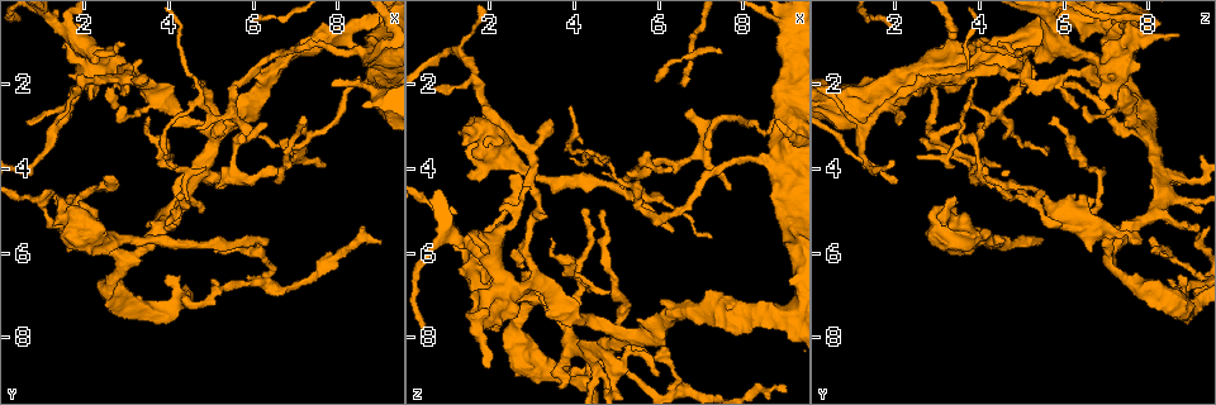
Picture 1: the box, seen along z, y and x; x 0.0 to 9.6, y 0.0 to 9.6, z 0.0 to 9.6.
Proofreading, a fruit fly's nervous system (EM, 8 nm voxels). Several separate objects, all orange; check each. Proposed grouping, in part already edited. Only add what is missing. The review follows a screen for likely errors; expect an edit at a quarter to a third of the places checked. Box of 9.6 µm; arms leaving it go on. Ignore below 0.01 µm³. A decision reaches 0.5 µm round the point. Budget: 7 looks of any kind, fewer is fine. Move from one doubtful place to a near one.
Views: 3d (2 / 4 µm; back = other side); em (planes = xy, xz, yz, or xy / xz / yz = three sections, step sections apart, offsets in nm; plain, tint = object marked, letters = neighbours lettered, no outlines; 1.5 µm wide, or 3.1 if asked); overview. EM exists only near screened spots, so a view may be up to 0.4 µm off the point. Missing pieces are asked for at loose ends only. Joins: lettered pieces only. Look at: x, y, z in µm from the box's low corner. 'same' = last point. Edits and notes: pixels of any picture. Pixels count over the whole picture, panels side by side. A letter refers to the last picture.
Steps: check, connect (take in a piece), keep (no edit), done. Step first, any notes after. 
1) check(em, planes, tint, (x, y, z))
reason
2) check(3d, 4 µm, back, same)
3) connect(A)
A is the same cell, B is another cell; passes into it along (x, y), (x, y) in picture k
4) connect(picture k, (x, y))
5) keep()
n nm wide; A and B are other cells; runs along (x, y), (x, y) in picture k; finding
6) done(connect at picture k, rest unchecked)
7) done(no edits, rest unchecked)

check(3d, 4 µm, (1.40, 5.45, 3.65))
stops while still wide

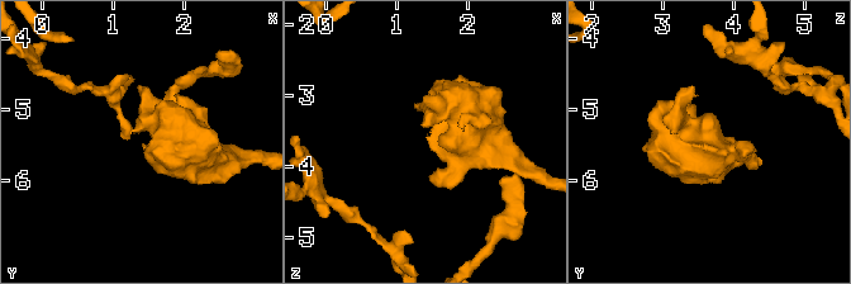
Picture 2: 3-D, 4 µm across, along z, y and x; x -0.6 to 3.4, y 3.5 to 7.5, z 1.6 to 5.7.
check(em, xy, step 4, letters, (1.40, 5.50, 3.60))

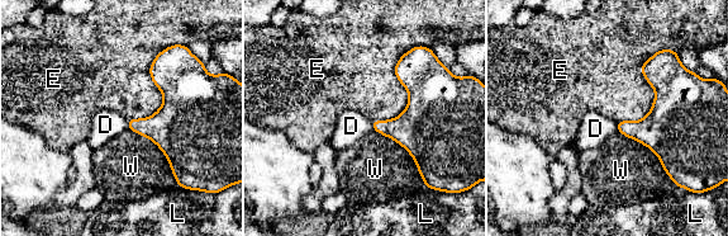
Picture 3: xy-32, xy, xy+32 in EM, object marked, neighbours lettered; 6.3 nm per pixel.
check(em, planes, letters, same)

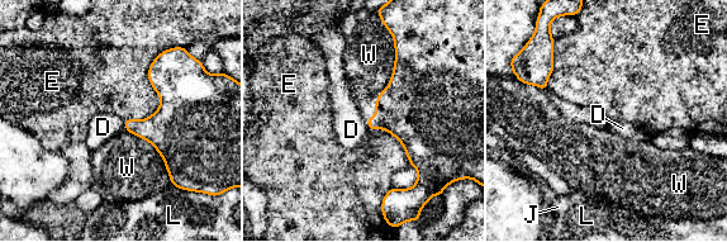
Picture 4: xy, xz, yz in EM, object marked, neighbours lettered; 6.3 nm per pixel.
keep()
D, E, J, L and W are other cells; no lettered piece goes on from it

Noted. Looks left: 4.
check(em, xy, step 8, tint, (7.75, 4.00, 4.45))
branch stops here

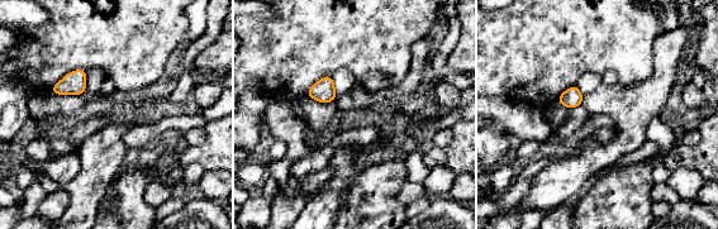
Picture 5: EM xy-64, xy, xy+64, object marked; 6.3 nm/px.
check(em, planes, letters, same)
cut it another way

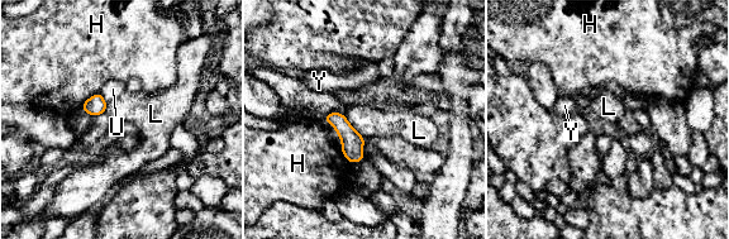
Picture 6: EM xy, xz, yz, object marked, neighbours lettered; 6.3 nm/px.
keep()
H, L, U and Y are other cells; border along (344, 115), (347, 122), (365, 138) in picture 6; no lettered piece goes on from it

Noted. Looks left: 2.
check(em, planes, tint, (3.45, 1.95, 2.90))
free end

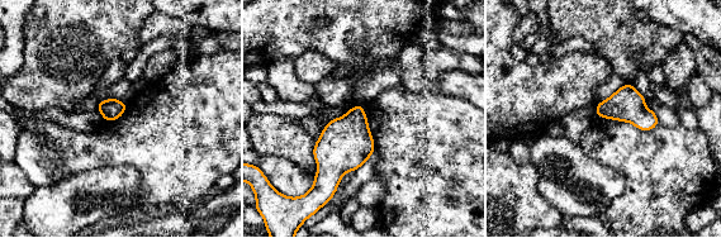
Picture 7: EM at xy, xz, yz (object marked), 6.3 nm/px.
check(em, planes, letters, same)
see the neighbours

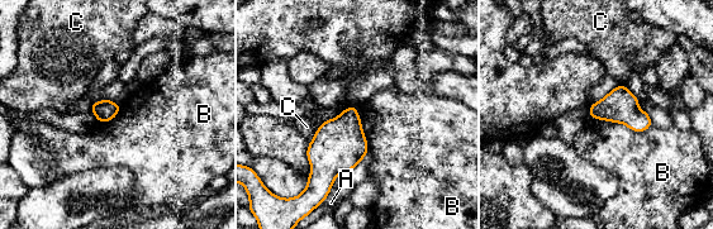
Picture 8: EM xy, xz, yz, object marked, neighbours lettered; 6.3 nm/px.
keep()
A, B and C are other cells; no lettered piece goes on from it

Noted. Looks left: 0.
done(no edits, rest unchecked)

